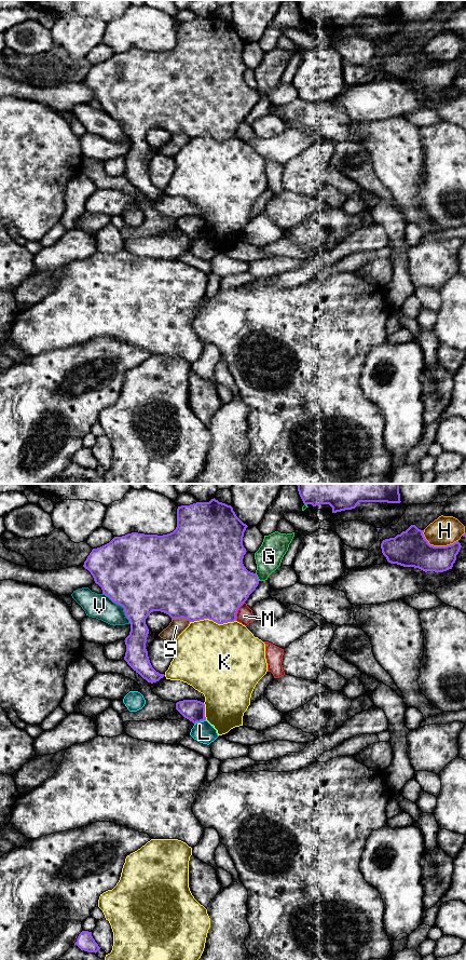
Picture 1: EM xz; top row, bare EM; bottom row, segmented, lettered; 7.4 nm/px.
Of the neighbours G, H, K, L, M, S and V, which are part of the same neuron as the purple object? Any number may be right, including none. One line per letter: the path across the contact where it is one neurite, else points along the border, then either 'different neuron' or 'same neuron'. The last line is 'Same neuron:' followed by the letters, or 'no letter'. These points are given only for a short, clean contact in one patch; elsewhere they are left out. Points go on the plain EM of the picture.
G: different neuron
H: different neuron
K: different neuron
L: border xz (205, 235), (194, 240); different neuron
M: different neuron
S: border xz (172, 134), (186, 134), (190, 137); different neuron
V: different neuron
Same neuron: no letter

